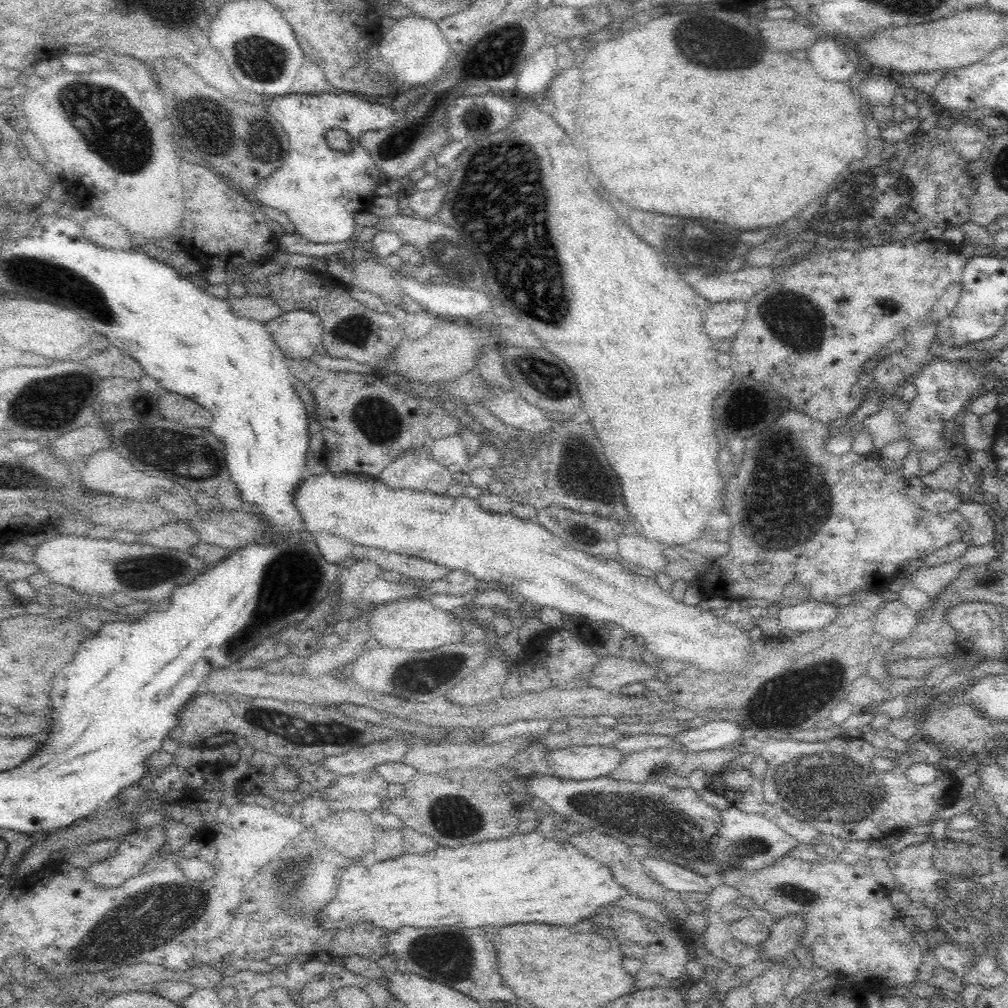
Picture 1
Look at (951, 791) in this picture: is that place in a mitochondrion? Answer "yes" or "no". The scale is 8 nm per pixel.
no

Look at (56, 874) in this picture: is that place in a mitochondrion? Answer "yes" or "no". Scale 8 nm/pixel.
no

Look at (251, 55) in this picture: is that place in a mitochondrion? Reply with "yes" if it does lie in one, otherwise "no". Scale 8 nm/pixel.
yes

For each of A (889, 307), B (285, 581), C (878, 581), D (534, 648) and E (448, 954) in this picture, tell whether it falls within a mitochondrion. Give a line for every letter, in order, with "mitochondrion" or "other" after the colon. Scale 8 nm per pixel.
A: other
B: mitochondrion
C: other
D: other
E: mitochondrion

